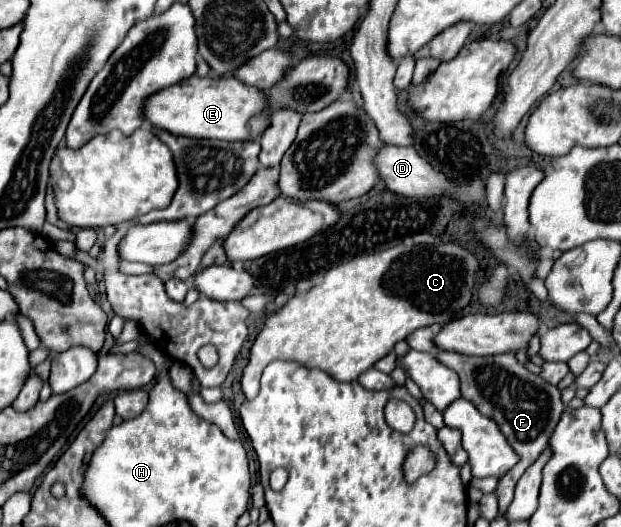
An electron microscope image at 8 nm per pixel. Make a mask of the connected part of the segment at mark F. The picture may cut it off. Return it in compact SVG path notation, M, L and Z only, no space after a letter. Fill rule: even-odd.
M437 349L435 357L445 363L447 367L455 369L461 379L461 393L465 399L475 403L475 407L497 421L501 433L507 437L511 447L519 453L519 463L499 481L497 495L501 509L509 507L513 501L513 491L519 481L519 477L525 473L529 465L537 461L537 457L547 449L549 439L553 435L553 429L563 413L561 393L555 385L545 383L539 375L529 373L517 359L515 353L503 353L503 355L491 355L491 357L471 357L455 351L443 351Z

